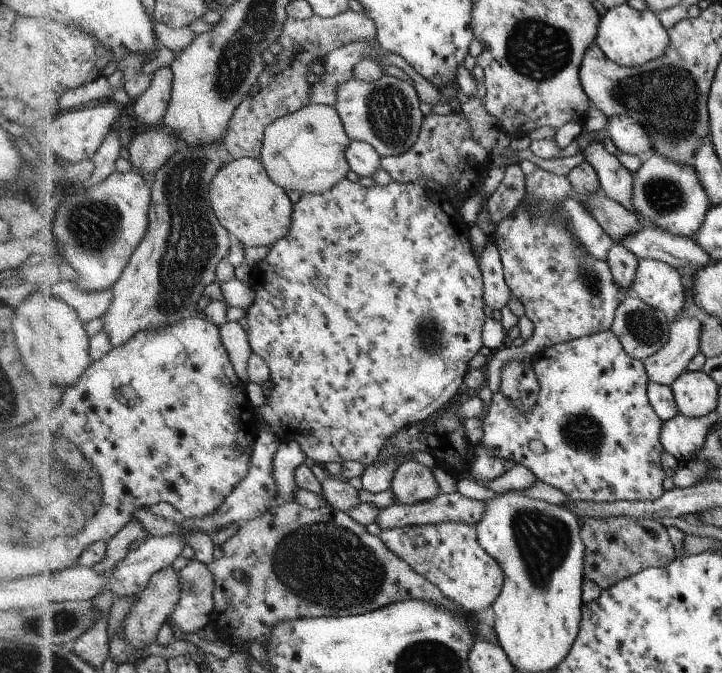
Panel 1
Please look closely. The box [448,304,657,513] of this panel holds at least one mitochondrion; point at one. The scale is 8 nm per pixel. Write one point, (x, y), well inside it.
(581, 434)

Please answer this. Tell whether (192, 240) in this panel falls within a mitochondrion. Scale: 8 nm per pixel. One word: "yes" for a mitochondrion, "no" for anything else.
yes

